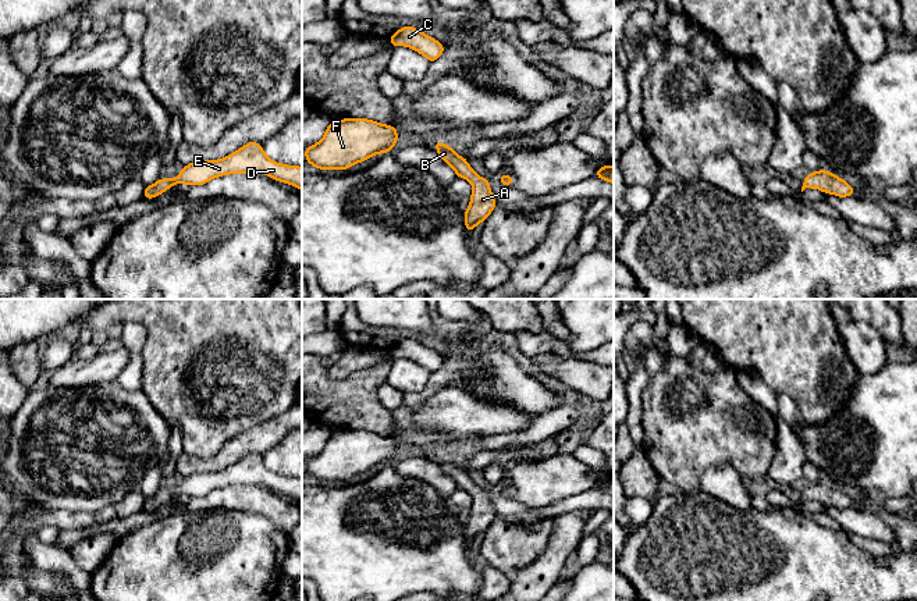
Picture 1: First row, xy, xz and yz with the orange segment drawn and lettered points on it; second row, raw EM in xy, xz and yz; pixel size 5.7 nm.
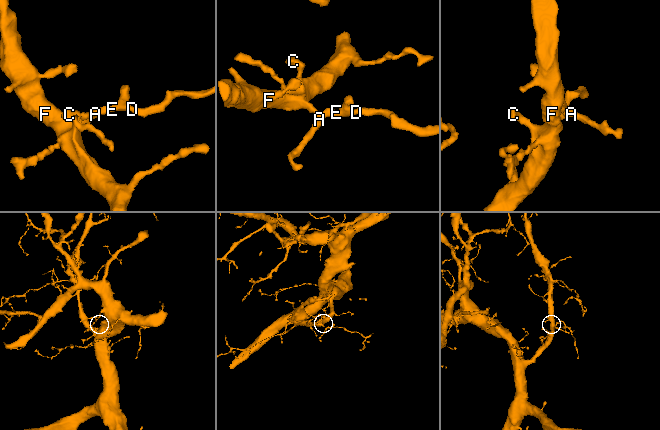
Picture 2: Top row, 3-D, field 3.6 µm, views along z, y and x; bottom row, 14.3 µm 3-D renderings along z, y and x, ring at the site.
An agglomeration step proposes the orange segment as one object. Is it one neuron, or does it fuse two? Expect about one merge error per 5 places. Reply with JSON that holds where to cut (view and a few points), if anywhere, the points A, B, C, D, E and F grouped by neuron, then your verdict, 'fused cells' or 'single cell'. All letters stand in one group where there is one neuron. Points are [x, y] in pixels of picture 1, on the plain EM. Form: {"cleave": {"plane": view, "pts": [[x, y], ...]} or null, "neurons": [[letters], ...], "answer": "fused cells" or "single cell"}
{"cleave": null, "neurons": [["A", "B", "C", "D", "E", "F"]], "answer": "single cell"}

